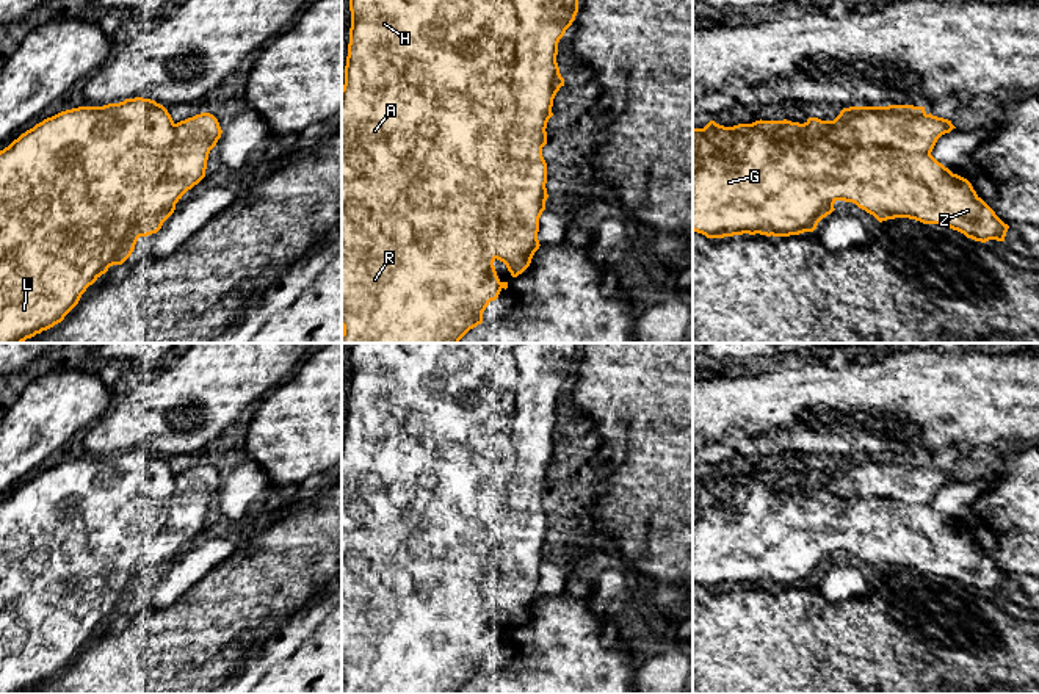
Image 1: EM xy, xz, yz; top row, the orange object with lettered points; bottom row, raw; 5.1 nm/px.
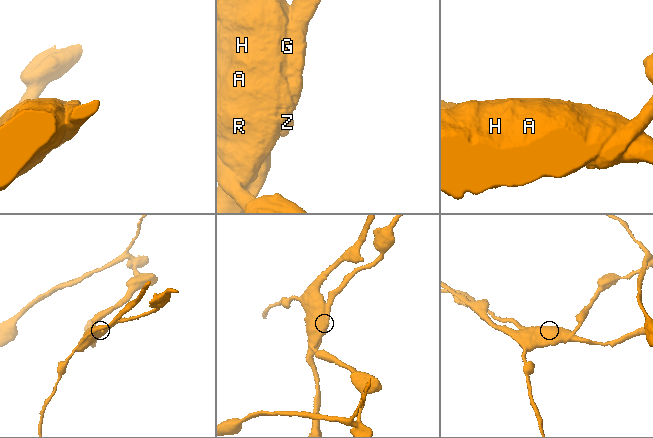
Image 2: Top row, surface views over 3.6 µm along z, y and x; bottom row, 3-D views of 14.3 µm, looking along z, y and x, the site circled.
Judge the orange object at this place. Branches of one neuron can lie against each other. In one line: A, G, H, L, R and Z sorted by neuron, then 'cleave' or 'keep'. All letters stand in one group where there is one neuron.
groups A H L R / G Z; cleave

